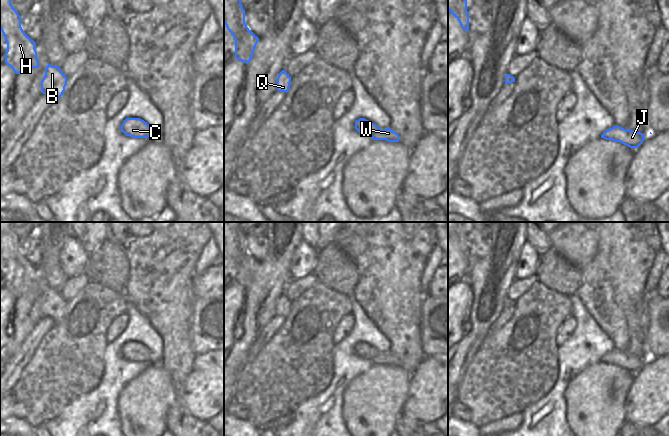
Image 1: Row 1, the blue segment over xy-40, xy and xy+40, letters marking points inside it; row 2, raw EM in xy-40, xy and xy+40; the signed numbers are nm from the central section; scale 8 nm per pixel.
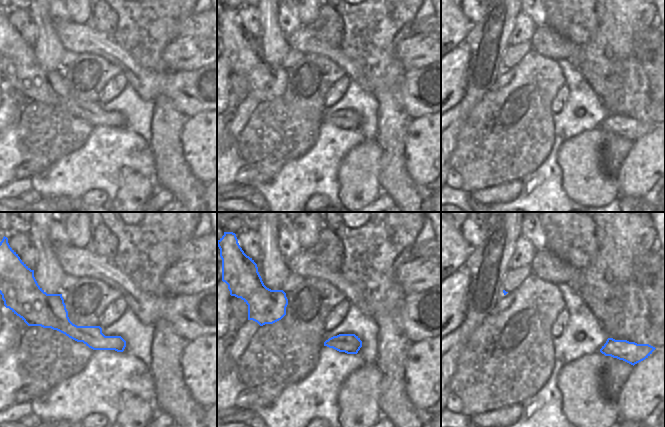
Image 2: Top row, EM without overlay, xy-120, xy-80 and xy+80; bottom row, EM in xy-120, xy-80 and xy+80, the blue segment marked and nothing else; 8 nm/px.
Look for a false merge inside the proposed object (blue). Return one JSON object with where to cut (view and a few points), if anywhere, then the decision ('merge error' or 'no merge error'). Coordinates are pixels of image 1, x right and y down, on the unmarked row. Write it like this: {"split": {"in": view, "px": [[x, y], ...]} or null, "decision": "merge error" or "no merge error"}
{"split": null, "decision": "no merge error"}

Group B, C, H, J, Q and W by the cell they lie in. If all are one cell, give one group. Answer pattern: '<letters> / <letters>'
B C H J Q W

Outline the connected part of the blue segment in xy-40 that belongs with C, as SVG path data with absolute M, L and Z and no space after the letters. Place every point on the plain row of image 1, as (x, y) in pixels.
M126 342L121 349L121 355L132 362L148 362L151 359L151 351L140 342Z

